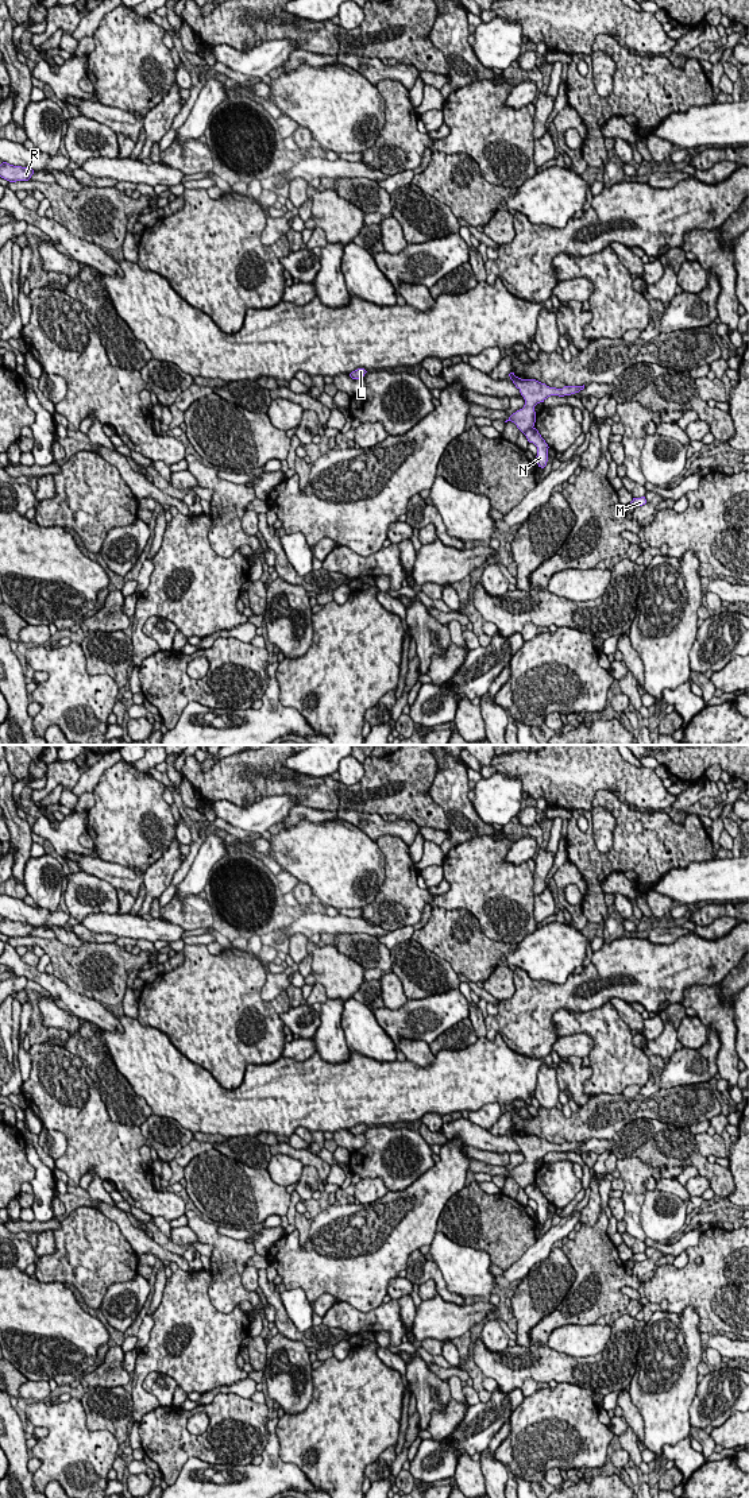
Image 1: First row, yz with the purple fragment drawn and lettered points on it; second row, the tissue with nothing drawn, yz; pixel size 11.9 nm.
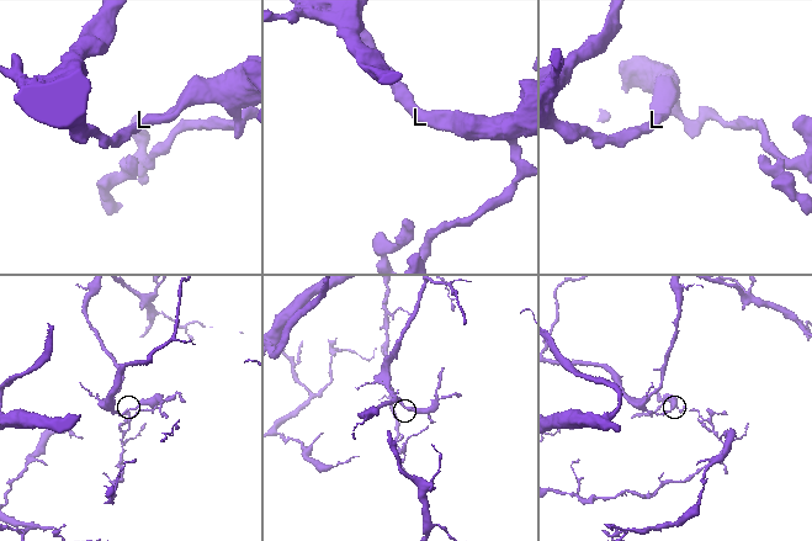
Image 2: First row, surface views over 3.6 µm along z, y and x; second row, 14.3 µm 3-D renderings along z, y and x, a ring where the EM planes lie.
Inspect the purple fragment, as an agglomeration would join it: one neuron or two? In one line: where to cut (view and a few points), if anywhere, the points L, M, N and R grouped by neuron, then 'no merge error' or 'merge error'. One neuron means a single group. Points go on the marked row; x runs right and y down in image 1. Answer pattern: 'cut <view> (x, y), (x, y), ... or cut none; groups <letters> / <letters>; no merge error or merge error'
cut yz (532, 427), (524, 433); groups L R / M N; merge error

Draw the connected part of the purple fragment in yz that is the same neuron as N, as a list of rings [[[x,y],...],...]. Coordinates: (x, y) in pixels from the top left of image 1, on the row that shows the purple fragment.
[[[536,428],[528,429],[525,436],[529,443],[533,443],[537,447],[537,464],[538,467],[544,468],[548,462],[548,444]]]

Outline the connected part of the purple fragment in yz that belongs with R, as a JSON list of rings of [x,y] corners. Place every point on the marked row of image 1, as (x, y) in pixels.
[[[7,162],[0,165],[0,177],[9,182],[28,181],[32,174],[34,170],[28,167],[13,166]]]

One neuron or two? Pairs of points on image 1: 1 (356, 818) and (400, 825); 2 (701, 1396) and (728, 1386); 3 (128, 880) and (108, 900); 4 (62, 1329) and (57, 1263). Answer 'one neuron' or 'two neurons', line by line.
1: one neuron
2: one neuron
3: two neurons
4: two neurons

